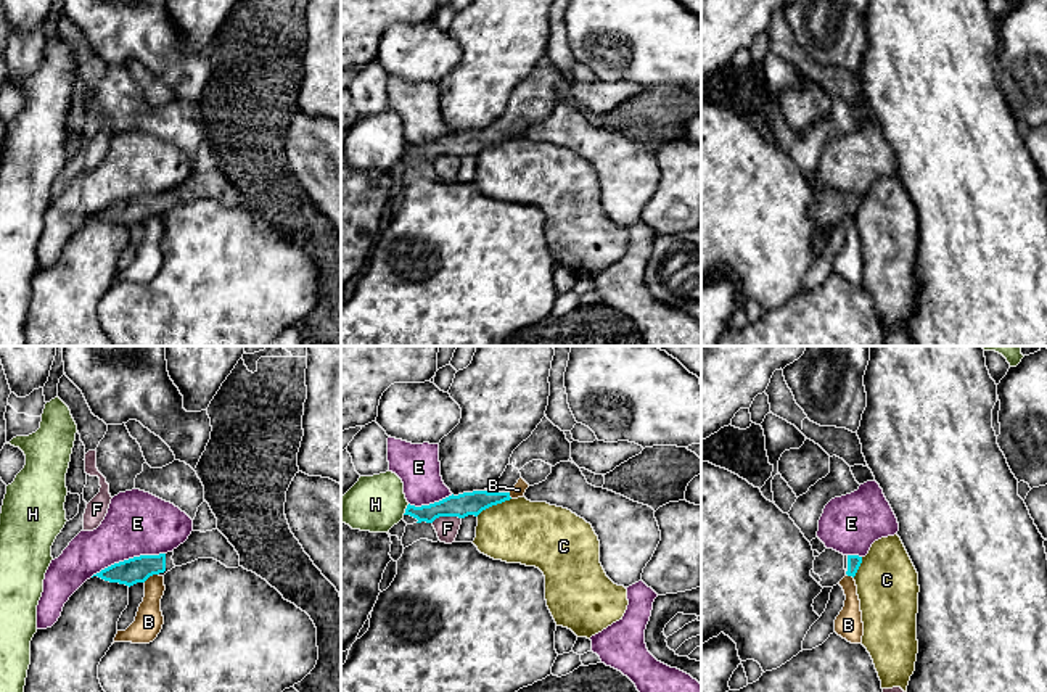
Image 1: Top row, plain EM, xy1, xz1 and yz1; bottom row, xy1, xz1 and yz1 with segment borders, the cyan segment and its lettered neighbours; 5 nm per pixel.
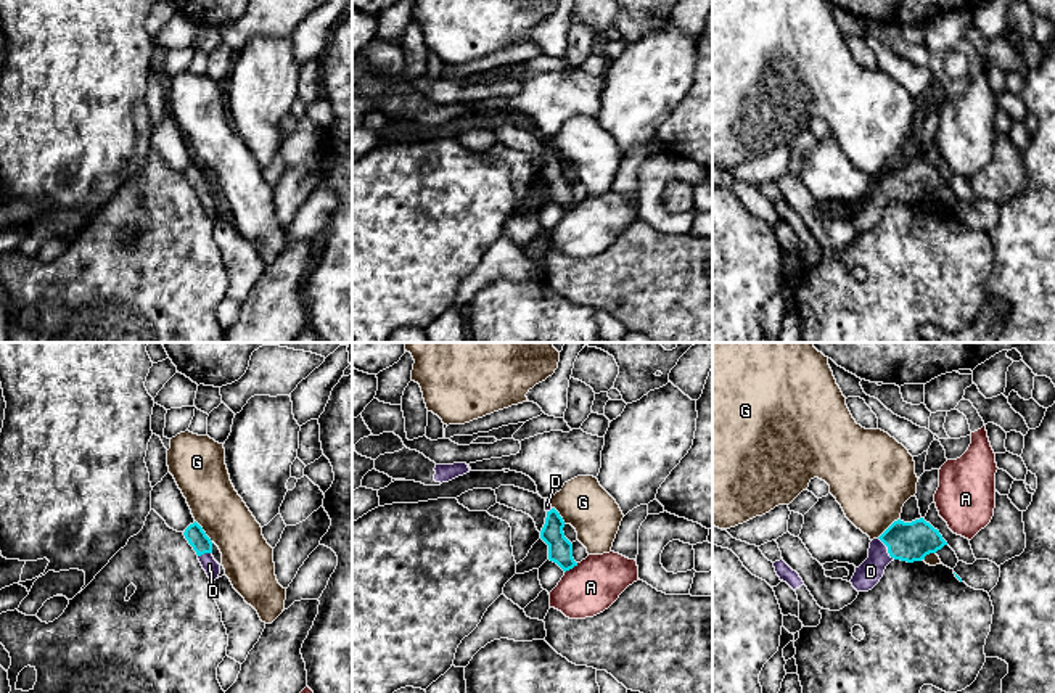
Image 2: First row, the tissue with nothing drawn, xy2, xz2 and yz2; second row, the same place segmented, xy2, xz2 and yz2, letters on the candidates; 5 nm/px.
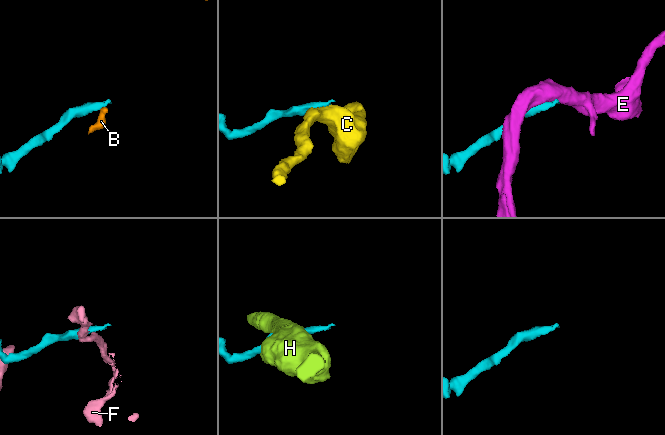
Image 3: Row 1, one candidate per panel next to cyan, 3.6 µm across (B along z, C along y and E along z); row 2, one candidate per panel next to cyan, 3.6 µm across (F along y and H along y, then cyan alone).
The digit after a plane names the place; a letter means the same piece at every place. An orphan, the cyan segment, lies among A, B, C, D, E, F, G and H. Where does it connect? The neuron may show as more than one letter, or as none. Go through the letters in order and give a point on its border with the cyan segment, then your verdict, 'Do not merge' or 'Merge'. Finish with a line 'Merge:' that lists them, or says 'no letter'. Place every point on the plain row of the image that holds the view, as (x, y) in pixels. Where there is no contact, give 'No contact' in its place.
A: Touches cyan at xz2 (571, 208). Do not merge
B: Touches cyan at xy1 (150, 214). Do not merge
C: Touches cyan at xz1 (492, 144). Do not merge
D: Touches cyan at yz2 (888, 188). Merge
E: Touches cyan at xy1 (129, 198). Do not merge
F: Touches cyan at xz1 (446, 155). Do not merge
G: Touches cyan at xy2 (203, 171). Do not merge
H: Touches cyan at xz1 (406, 148). Do not merge
Merge: D

